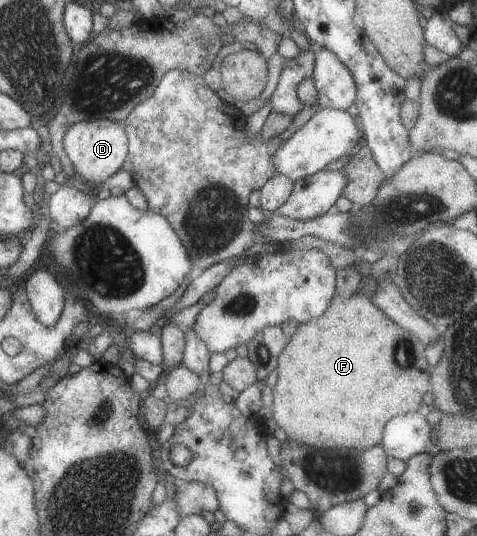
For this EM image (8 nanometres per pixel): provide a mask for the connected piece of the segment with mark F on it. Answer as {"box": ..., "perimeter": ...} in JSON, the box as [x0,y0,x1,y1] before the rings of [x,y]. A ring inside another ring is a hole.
{"box":[272,291,431,450],"perimeter":[[[355,291],[350,296],[333,296],[327,309],[317,318],[298,324],[295,333],[287,340],[285,347],[280,351],[277,364],[276,384],[272,389],[272,418],[285,433],[287,440],[298,444],[314,447],[316,450],[331,448],[355,448],[362,450],[379,444],[382,438],[384,425],[397,414],[410,414],[421,407],[423,395],[431,390],[430,371],[431,367],[424,354],[424,345],[410,331],[404,330],[389,316],[386,316],[363,291]]]}

